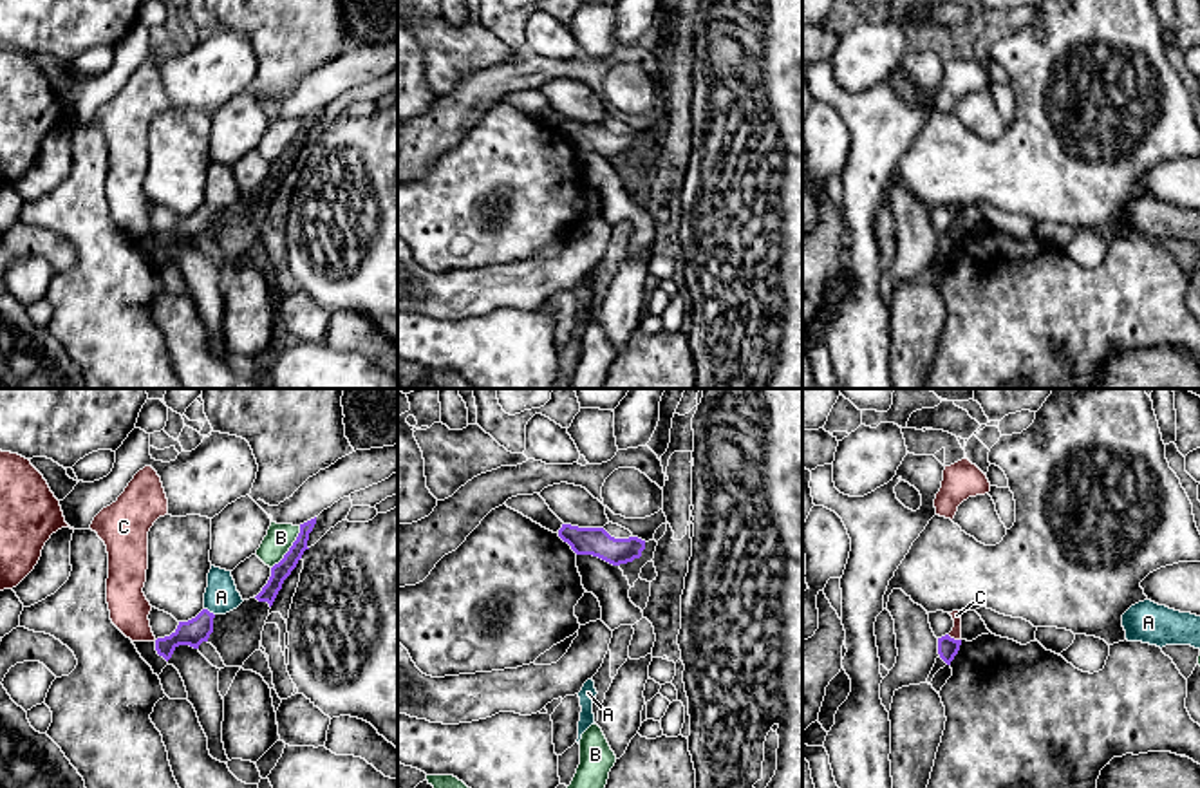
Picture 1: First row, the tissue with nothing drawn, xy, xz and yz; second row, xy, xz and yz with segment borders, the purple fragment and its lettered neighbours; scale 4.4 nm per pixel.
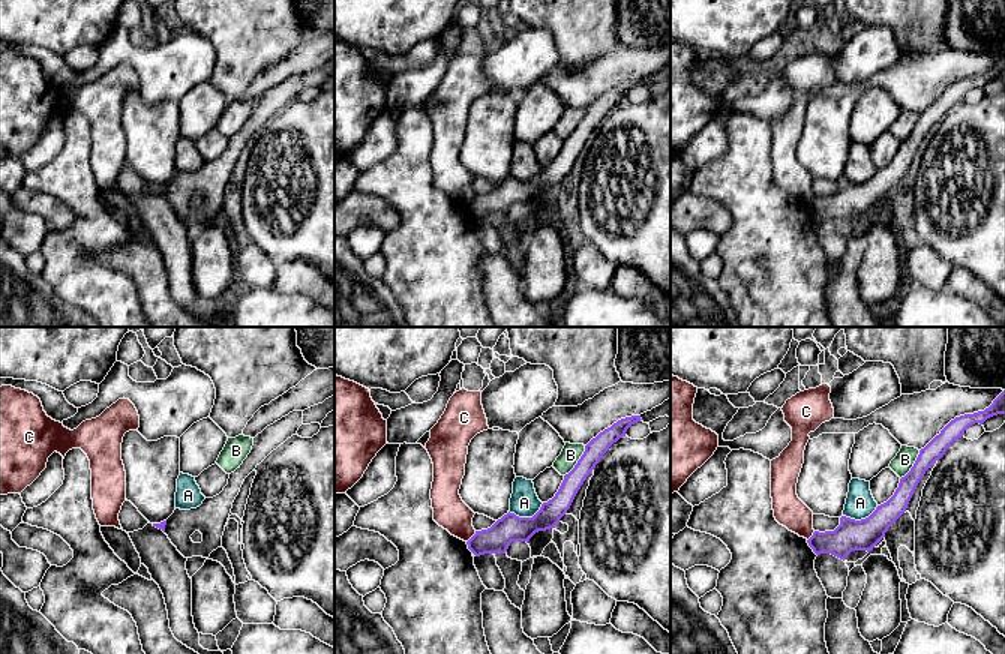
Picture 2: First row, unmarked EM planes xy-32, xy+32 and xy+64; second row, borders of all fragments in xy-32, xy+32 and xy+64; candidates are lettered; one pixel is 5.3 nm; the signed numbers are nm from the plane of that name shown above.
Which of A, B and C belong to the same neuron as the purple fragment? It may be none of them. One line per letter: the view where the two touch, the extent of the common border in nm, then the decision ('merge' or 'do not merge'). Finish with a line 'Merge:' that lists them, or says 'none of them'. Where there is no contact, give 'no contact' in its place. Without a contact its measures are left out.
A: meets purple in xy; contact 60 nm long; do not merge
B: meets purple in xy; contact 240 nm long; do not merge
C: meets purple in yz; contact 70 nm long; do not merge
Merge: none of them

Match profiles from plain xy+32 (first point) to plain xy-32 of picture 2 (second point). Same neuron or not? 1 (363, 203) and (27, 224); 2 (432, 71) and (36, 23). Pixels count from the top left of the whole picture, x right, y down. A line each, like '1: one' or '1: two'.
1: two
2: two

